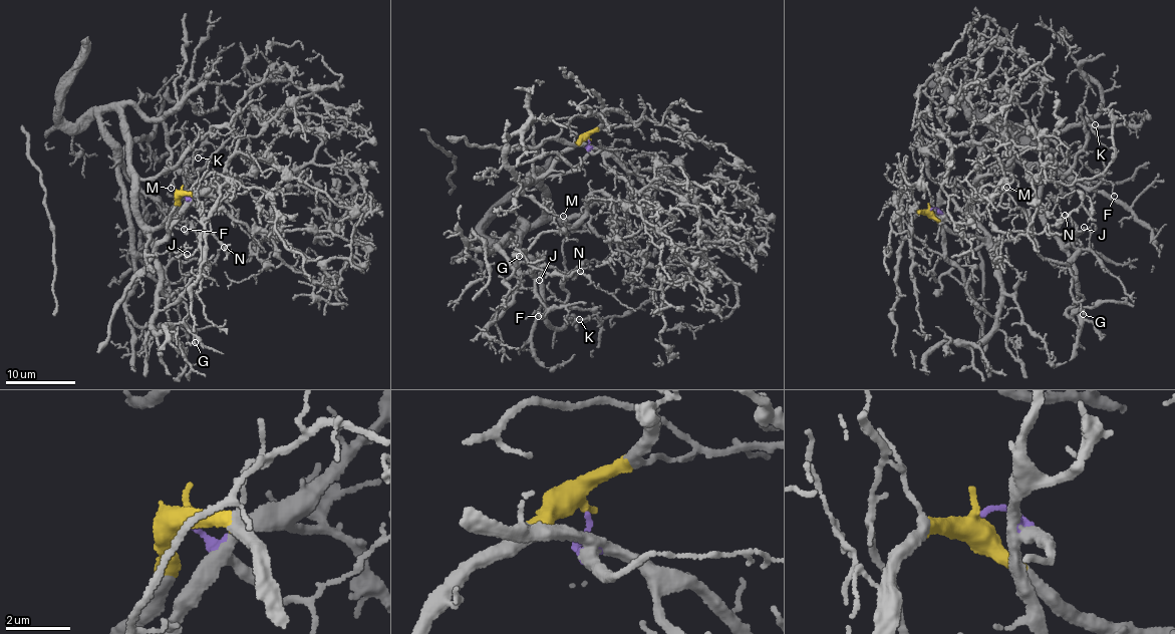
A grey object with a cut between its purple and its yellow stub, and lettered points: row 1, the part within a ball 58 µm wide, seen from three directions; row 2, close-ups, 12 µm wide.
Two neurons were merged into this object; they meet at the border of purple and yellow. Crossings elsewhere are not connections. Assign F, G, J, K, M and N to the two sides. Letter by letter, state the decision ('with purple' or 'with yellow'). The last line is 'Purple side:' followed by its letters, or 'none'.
F: with yellow
G: with yellow
J: with yellow
K: with yellow
M: with yellow
N: with yellow
Purple side: none

